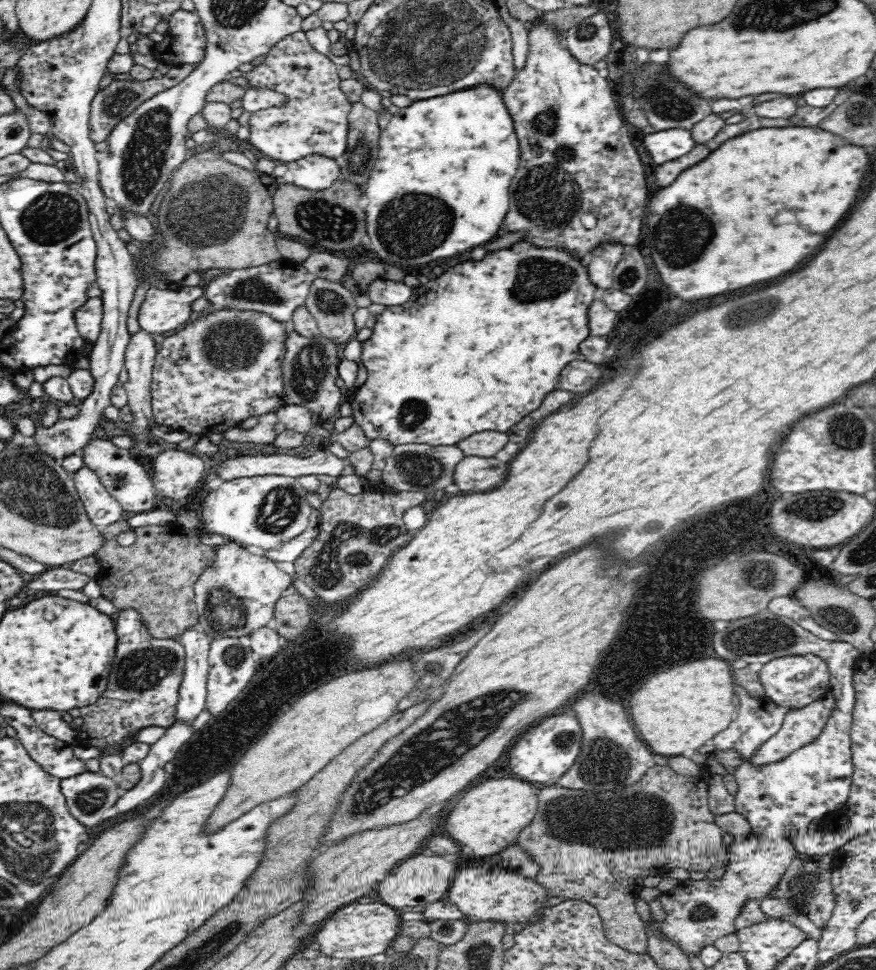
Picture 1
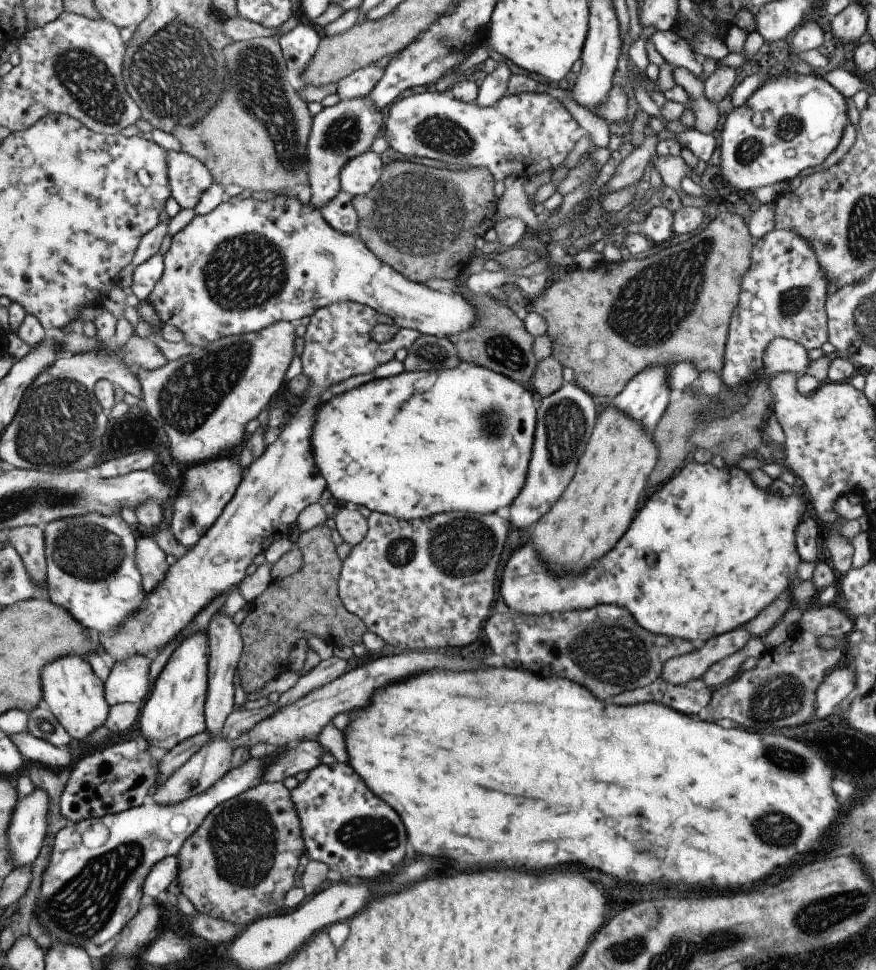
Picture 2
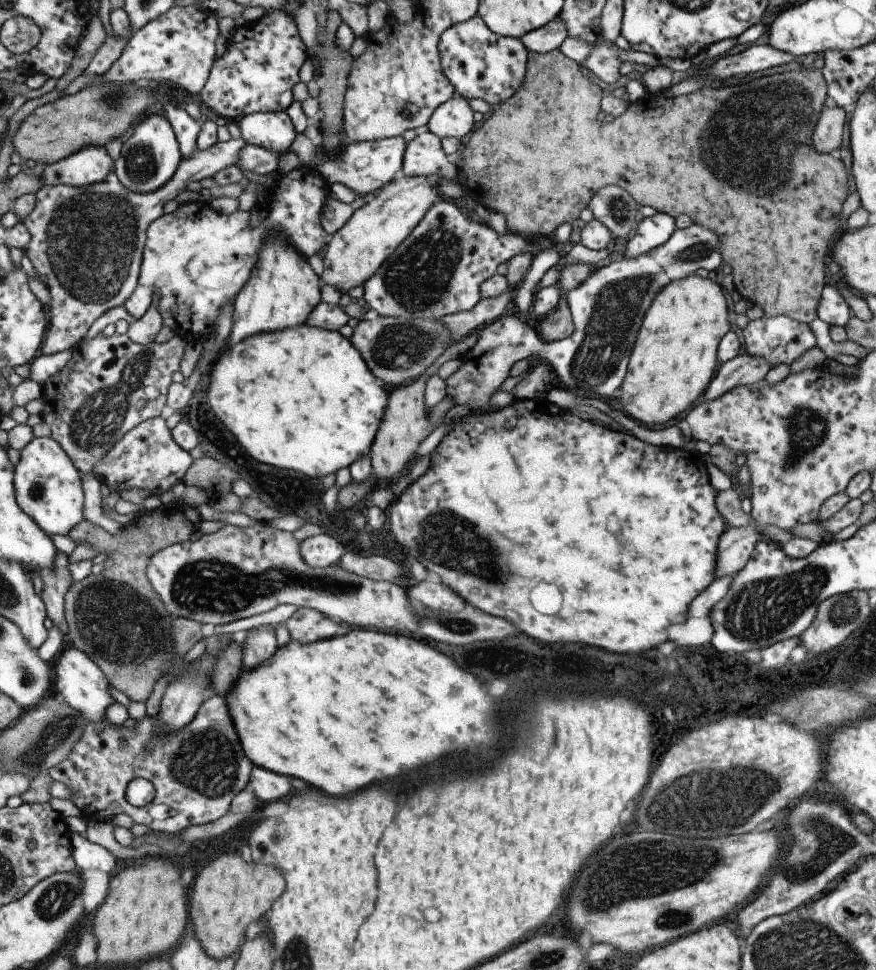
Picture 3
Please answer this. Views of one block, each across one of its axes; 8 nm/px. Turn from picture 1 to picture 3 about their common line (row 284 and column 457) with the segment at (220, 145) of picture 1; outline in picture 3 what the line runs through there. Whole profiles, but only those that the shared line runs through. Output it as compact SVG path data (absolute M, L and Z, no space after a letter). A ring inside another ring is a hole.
M554 49L547 53L528 51L528 64L522 84L510 98L495 107L492 116L484 122L481 128L478 128L470 138L465 140L466 146L462 153L464 165L459 166L456 170L455 179L465 182L462 186L467 188L468 194L475 201L480 202L492 211L504 213L507 218L508 230L513 233L520 233L527 239L536 240L538 237L554 236L560 224L579 218L580 211L587 208L588 200L591 199L590 196L593 197L596 190L604 185L622 187L639 205L652 206L658 212L668 213L674 218L686 213L694 223L712 229L718 234L721 240L719 245L722 249L723 263L730 264L732 267L735 288L742 299L760 306L768 318L784 315L809 325L818 318L819 300L823 288L827 284L824 277L824 266L828 260L824 256L830 252L829 245L841 230L840 210L842 210L842 205L849 195L848 170L842 159L836 153L821 153L813 145L813 134L823 111L824 101L827 98L827 82L823 77L823 72L820 69L804 67L796 71L759 77L753 81L738 83L734 86L712 88L705 85L693 93L679 95L671 99L662 98L660 95L648 93L643 100L630 103L627 111L622 116L612 120L610 124L606 124L605 120L598 122L596 115L600 110L603 93L598 84L594 84L590 77L584 76L580 72L579 63L564 56L560 49ZM822 208L829 208L833 212L831 220L825 222L819 217Z

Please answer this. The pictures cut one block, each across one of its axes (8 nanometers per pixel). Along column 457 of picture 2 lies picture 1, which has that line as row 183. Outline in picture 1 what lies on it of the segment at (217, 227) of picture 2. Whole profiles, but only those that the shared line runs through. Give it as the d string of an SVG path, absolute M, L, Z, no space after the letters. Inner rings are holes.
M310 154L306 158L287 163L290 182L302 189L322 191L330 188L343 175L338 163L331 158Z

